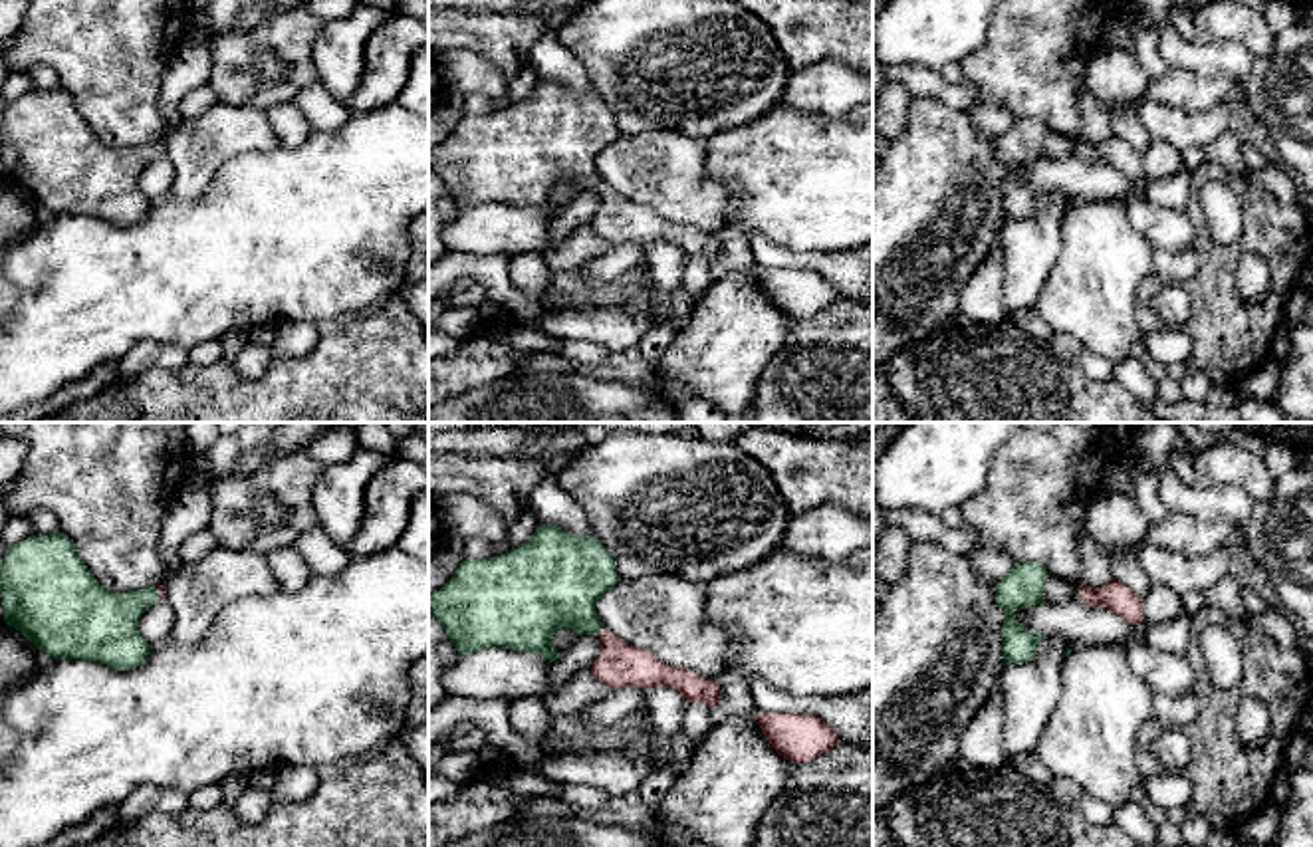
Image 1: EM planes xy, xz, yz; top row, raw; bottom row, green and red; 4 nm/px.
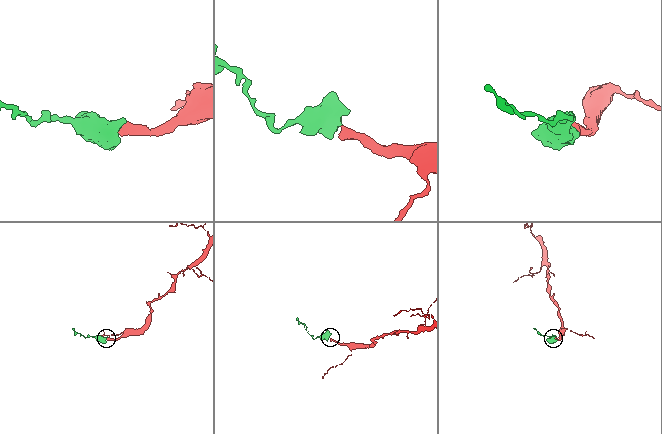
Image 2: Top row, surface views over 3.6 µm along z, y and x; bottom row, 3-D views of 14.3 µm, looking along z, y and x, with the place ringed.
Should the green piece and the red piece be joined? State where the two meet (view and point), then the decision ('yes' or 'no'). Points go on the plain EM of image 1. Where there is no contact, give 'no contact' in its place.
xz (599, 187) | yes

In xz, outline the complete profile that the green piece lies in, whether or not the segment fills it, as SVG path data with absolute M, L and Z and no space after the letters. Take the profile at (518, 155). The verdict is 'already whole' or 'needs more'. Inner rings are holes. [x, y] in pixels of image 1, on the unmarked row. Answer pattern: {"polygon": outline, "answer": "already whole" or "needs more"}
{"polygon": "M539 79L526 99L506 109L488 115L466 113L456 129L428 153L428 169L444 182L458 210L480 204L510 204L536 208L555 218L559 208L551 196L559 182L569 182L579 192L597 190L601 206L589 224L611 246L670 242L686 258L704 258L712 264L720 256L718 236L702 234L688 224L668 222L653 208L627 200L601 181L595 161L619 137L615 115L597 93Z", "answer": "needs more"}

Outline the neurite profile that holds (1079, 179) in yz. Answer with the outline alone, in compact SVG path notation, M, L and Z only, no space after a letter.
M1081 155L1063 161L1041 159L1015 167L1017 179L1027 188L1059 190L1073 200L1111 200L1133 196L1134 181L1117 169L1091 163Z

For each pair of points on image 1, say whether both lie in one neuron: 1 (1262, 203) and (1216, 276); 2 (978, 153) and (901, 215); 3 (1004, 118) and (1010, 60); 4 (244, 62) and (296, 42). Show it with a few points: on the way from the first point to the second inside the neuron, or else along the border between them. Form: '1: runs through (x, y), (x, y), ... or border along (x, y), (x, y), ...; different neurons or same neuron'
1: runs through (1262, 221), (1262, 227), (1230, 258); same neuron
2: runs through (958, 171), (921, 209); same neuron
3: border along (980, 104), (1002, 104), (1016, 118); different neurons
4: runs through (256, 62), (270, 62), (284, 48); same neuron

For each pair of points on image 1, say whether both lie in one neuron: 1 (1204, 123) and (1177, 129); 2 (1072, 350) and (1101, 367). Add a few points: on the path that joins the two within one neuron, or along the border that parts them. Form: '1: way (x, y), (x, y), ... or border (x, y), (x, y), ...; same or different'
1: way (1198, 127), (1183, 129); same
2: way (1079, 356), (1093, 365); same

